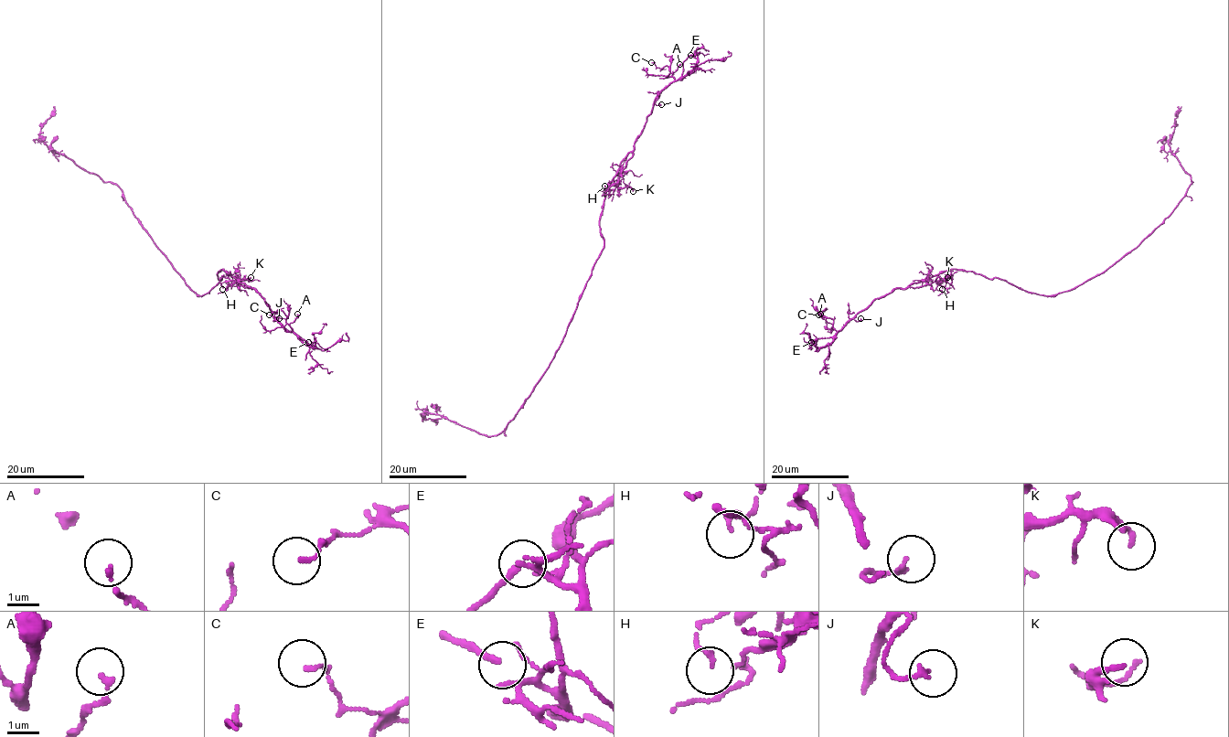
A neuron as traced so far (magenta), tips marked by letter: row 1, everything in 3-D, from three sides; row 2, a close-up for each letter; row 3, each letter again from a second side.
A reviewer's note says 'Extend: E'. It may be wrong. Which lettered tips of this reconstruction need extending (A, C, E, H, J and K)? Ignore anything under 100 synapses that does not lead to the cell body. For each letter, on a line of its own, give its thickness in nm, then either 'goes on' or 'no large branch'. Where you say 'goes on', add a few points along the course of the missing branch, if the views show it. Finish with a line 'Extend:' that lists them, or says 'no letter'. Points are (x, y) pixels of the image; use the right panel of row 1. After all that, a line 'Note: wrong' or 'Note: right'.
A: 150 nm thick; no large branch
C: 120 nm thick; no large branch
E: 120 nm thick; goes on
H: 140 nm thick; no large branch
J: 160 nm thick; no large branch
K: 190 nm thick; no large branch
Extend: E
Note: right

